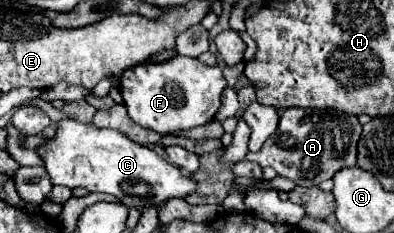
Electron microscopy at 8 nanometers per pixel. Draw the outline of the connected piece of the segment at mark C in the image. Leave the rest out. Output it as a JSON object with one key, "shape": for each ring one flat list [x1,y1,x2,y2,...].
{"shape":[[71,118,57,124,55,134,37,148,37,154,53,184,69,188,83,186,89,192,109,192,119,196,127,206,143,208,145,204,161,204,173,196,183,198,197,188,191,178,185,178,177,166,157,156,151,148,135,144,117,130,97,128]]}

